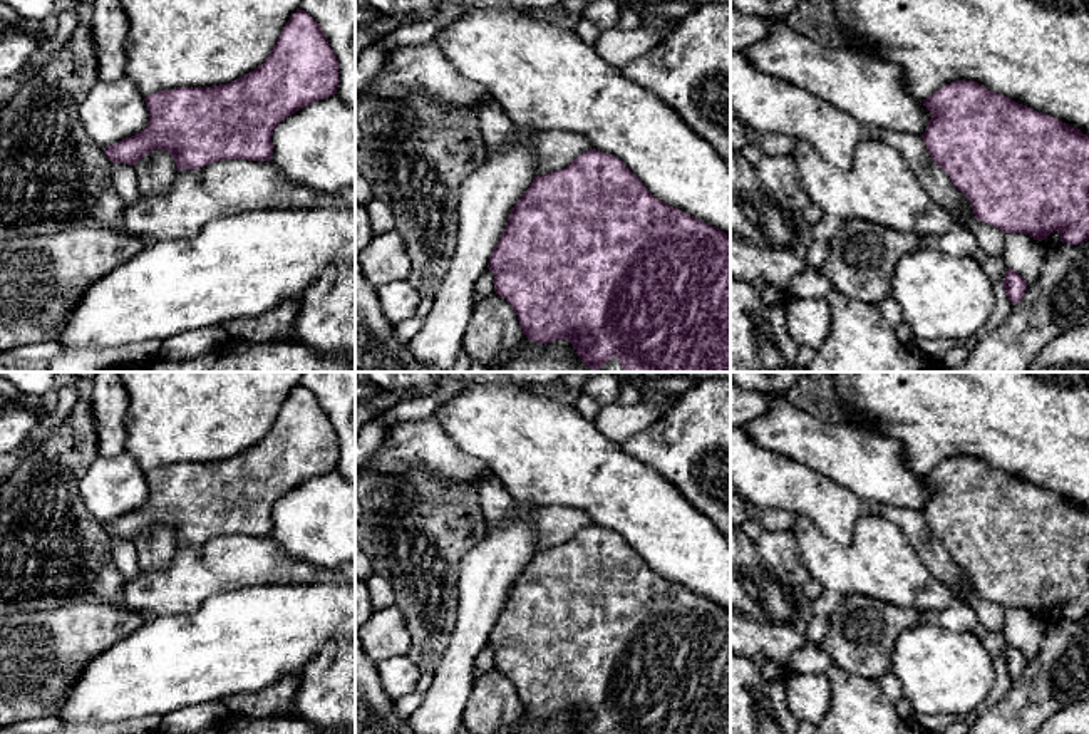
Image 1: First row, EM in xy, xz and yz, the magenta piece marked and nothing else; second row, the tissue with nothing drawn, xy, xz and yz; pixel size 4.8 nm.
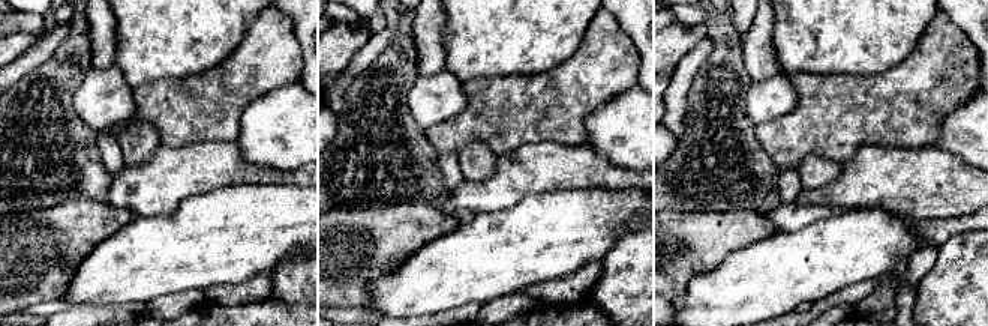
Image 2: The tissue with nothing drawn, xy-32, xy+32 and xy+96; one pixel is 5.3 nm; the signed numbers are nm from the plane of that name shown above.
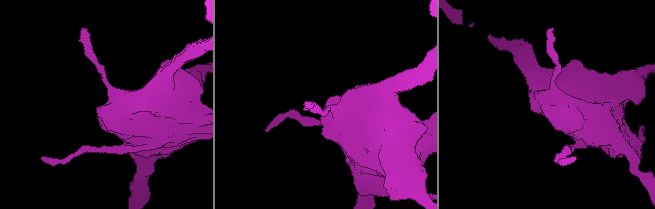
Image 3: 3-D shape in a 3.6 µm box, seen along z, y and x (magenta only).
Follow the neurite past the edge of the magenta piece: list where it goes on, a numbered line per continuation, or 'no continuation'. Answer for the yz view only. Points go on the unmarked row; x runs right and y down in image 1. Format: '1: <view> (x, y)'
no continuation

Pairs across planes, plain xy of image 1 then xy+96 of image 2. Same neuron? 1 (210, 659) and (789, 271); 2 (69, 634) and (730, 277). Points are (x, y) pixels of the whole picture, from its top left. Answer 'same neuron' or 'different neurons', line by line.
1: same neuron
2: different neurons

